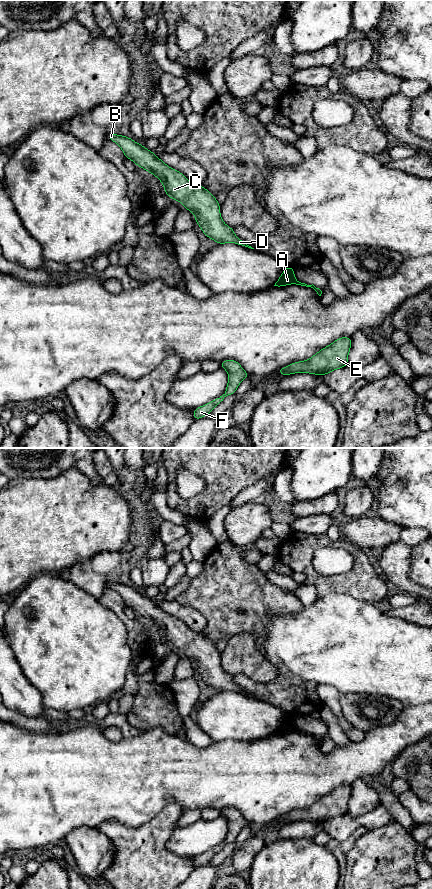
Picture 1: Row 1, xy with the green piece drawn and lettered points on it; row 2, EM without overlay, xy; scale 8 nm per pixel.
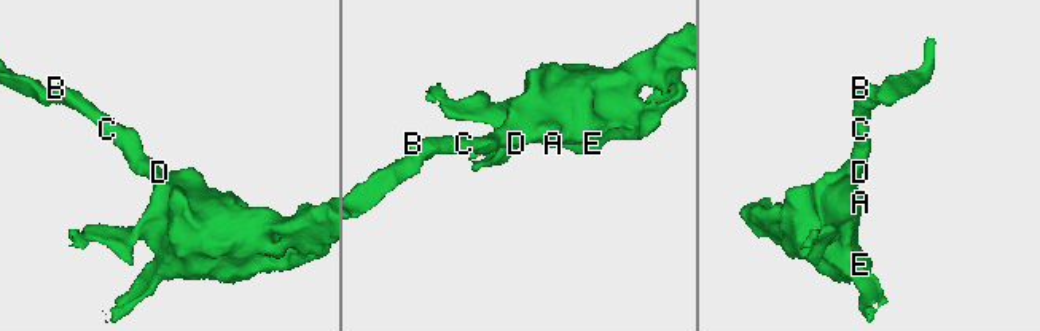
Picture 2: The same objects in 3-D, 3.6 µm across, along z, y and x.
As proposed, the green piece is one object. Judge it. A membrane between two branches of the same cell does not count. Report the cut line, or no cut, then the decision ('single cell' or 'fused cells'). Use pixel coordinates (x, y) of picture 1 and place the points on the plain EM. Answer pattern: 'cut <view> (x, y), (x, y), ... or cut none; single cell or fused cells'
cut none; single cell

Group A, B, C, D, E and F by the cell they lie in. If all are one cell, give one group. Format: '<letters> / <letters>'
A B C D E F

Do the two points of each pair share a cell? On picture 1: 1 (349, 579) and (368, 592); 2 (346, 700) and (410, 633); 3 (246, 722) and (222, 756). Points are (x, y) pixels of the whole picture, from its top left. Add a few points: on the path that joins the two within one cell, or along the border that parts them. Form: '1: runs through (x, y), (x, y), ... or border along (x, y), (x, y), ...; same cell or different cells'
1: runs through (354, 582), (358, 582), (363, 587); same cell
2: border along (376, 693), (341, 694); different cells
3: border along (257, 740), (222, 740), (213, 742); different cells

